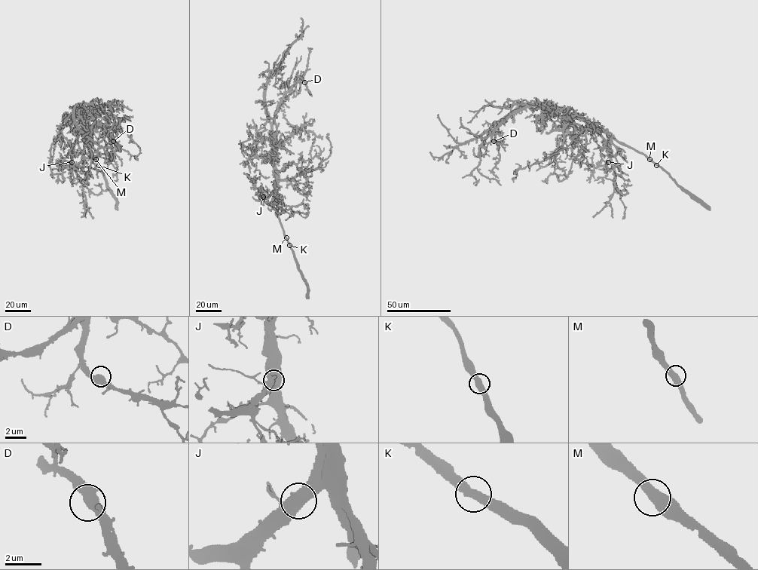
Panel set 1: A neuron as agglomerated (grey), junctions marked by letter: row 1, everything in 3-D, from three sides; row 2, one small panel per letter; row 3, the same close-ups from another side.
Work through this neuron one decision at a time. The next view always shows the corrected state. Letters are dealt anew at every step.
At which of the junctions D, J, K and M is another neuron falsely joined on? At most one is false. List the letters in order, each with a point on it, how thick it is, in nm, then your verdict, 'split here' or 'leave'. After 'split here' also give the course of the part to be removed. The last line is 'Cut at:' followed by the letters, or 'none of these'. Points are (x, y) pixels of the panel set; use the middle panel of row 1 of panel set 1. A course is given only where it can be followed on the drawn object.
D: at (304, 82); 480 nm thick; leave
J: at (263, 197); 460 nm thick; leave
K: at (289, 245); 480 nm thick; leave
M: at (286, 237); 500 nm thick; leave
Cut at: none of these

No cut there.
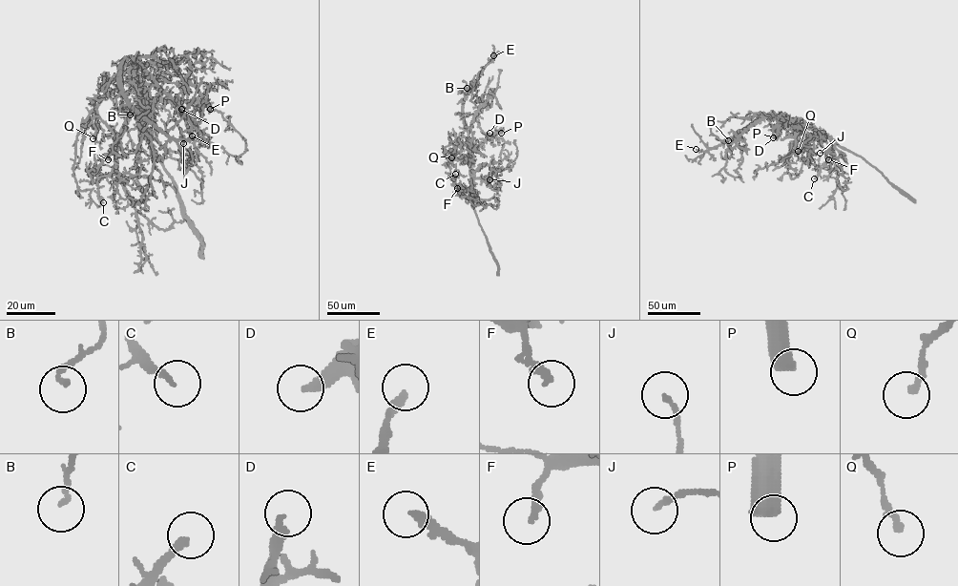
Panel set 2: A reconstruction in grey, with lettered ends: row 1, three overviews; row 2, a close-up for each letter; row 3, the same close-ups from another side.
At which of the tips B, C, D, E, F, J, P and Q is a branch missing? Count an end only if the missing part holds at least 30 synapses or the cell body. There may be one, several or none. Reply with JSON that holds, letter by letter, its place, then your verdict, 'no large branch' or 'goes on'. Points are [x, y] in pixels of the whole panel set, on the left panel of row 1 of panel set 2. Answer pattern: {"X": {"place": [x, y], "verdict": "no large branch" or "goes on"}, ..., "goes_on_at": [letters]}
{"B": {"place": [130, 115], "verdict": "no large branch"}, "C": {"place": [103, 202], "verdict": "goes on"}, "D": {"place": [181, 109], "verdict": "no large branch"}, "E": {"place": [192, 136], "verdict": "goes on"}, "F": {"place": [108, 159], "verdict": "no large branch"}, "J": {"place": [183, 143], "verdict": "no large branch"}, "P": {"place": [210, 109], "verdict": "goes on"}, "Q": {"place": [93, 138], "verdict": "goes on"}, "goes_on_at": ["C", "E", "P", "Q"]}

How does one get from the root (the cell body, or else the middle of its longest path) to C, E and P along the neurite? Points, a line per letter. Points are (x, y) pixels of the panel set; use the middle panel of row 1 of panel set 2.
C: (469, 161), (471, 185), (467, 191), (461, 193), (453, 180), (455, 174)
E: (469, 161), (464, 97), (493, 55)
P: (469, 161), (471, 150), (493, 134), (501, 133)

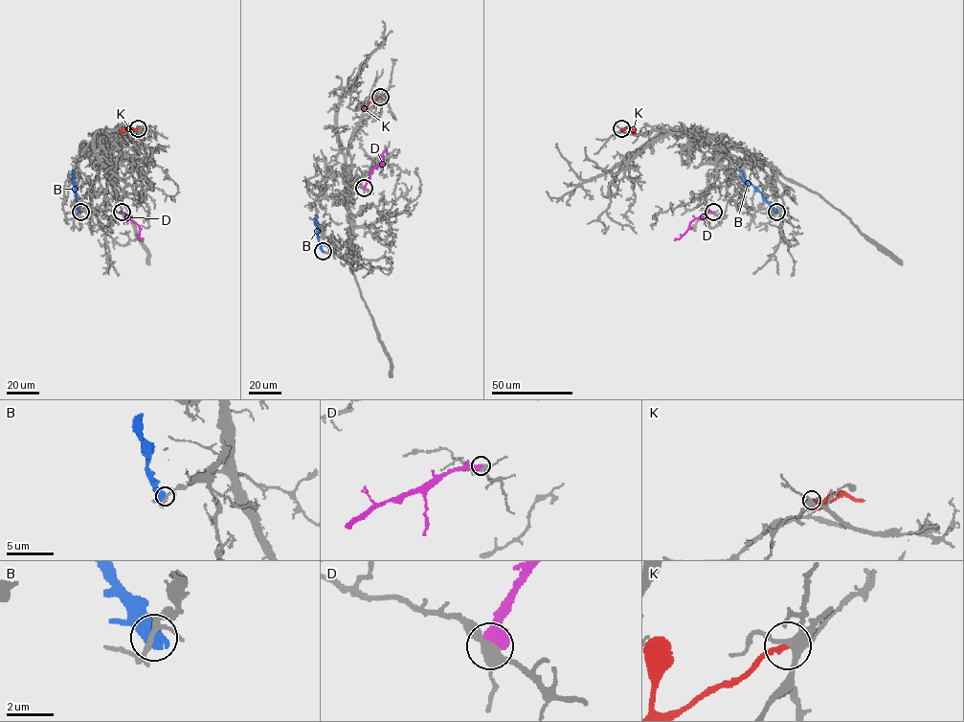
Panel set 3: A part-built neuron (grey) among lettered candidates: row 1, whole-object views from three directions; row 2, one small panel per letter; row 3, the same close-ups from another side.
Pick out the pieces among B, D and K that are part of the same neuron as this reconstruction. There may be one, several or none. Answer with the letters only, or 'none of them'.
none of them

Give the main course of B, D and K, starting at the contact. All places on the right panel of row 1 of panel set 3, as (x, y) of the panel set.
B: (776, 212), (739, 169)
D: (713, 212), (695, 218), (687, 231), (674, 239)
K: (621, 128), (633, 128), (635, 134)

